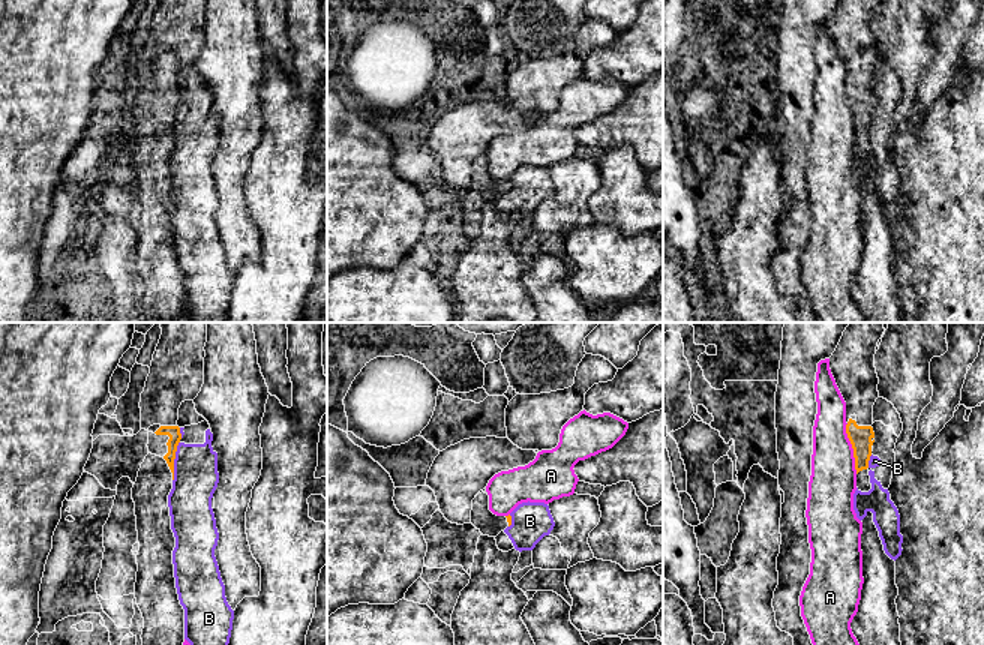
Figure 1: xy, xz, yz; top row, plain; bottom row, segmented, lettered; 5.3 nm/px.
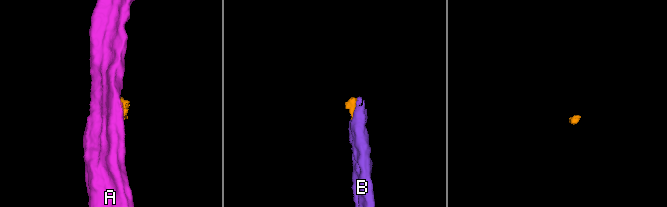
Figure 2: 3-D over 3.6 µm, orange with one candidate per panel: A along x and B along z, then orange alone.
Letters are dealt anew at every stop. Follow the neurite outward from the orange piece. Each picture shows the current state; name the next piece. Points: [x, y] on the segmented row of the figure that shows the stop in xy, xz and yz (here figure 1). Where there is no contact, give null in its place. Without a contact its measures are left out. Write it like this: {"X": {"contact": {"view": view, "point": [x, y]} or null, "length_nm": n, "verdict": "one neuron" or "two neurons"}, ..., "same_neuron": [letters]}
{"A": {"contact": {"view": "yz", "point": [852, 447]}, "length_nm": 280, "verdict": "two neurons"}, "B": {"contact": {"view": "xy", "point": [173, 461]}, "length_nm": 220, "verdict": "two neurons"}, "same_neuron": []}

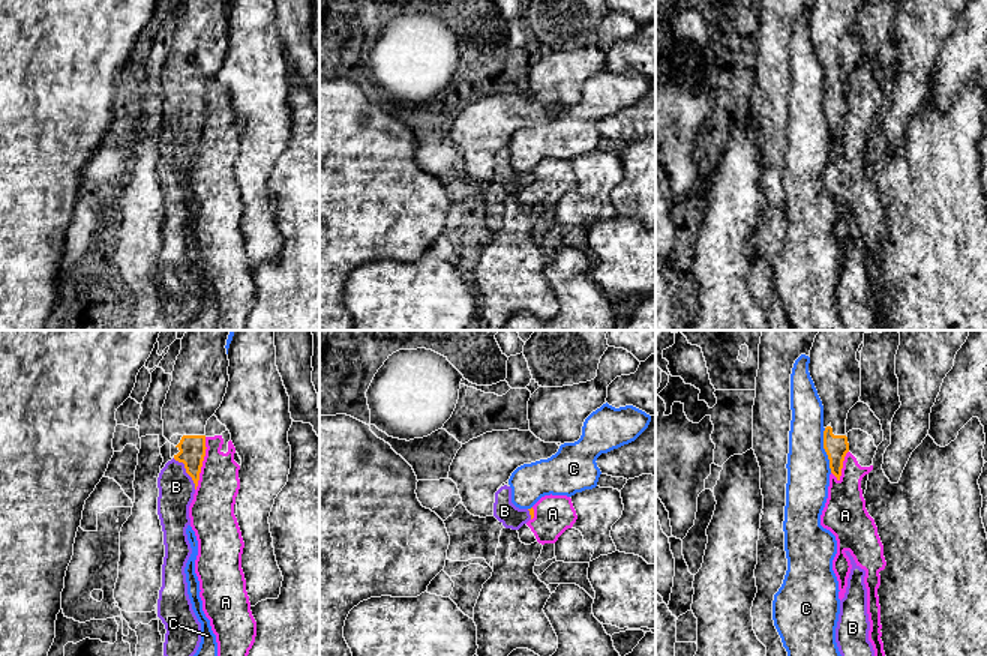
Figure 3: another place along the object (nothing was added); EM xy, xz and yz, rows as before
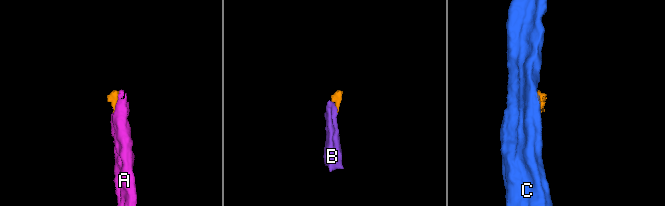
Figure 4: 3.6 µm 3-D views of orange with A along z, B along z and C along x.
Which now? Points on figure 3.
{"A": {"contact": {"view": "xy", "point": [201, 464]}, "length_nm": 300, "verdict": "two neurons"}, "B": {"contact": {"view": "xy", "point": [186, 472]}, "length_nm": 200, "verdict": "one neuron"}, "C": {"contact": {"view": "yz", "point": [825, 451]}, "length_nm": 240, "verdict": "two neurons"}, "same_neuron": ["B"]}

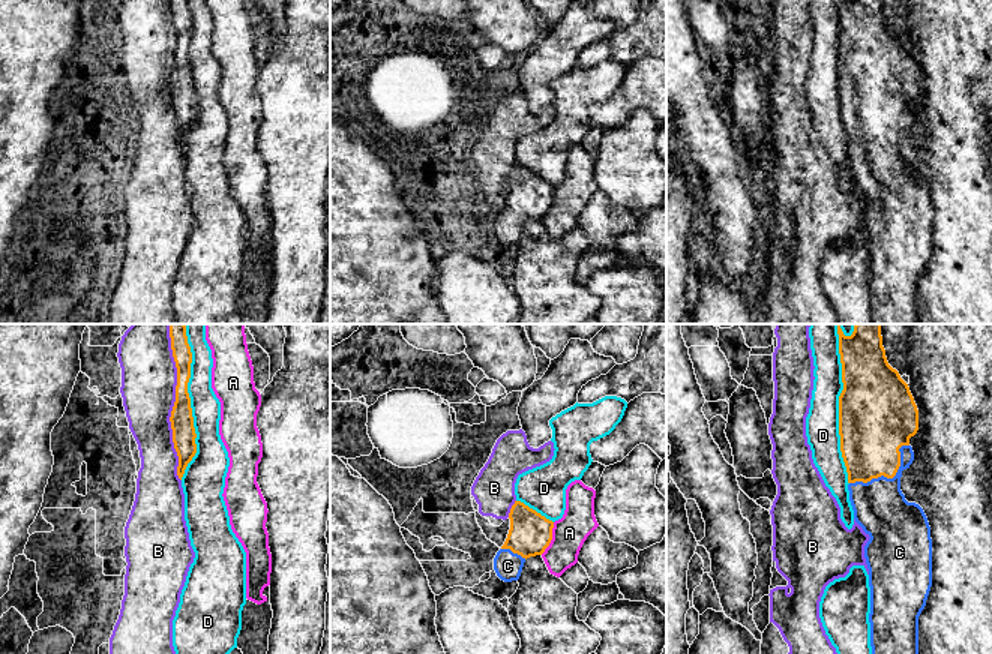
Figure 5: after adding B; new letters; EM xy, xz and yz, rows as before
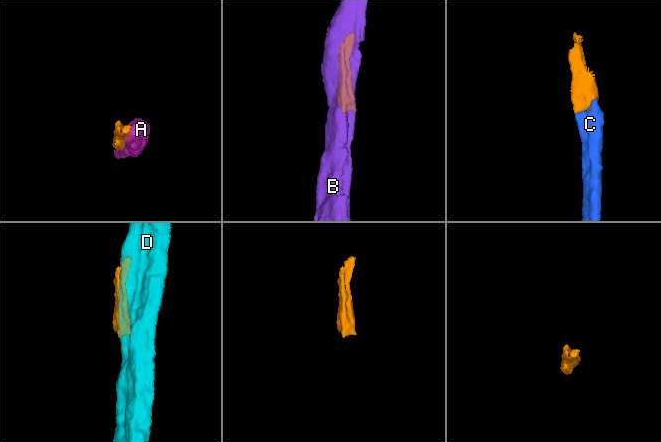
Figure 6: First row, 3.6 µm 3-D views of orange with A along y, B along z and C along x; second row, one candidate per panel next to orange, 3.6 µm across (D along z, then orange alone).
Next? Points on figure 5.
{"A": {"contact": {"view": "xz", "point": [551, 539]}, "length_nm": 190, "verdict": "two neurons"}, "B": {"contact": {"view": "xy", "point": [174, 402]}, "length_nm": 850, "verdict": "two neurons"}, "C": {"contact": {"view": "yz", "point": [889, 477]}, "length_nm": 380, "verdict": "one neuron"}, "D": {"contact": {"view": "yz", "point": [839, 404]}, "length_nm": 850, "verdict": "two neurons"}, "same_neuron": ["C"]}

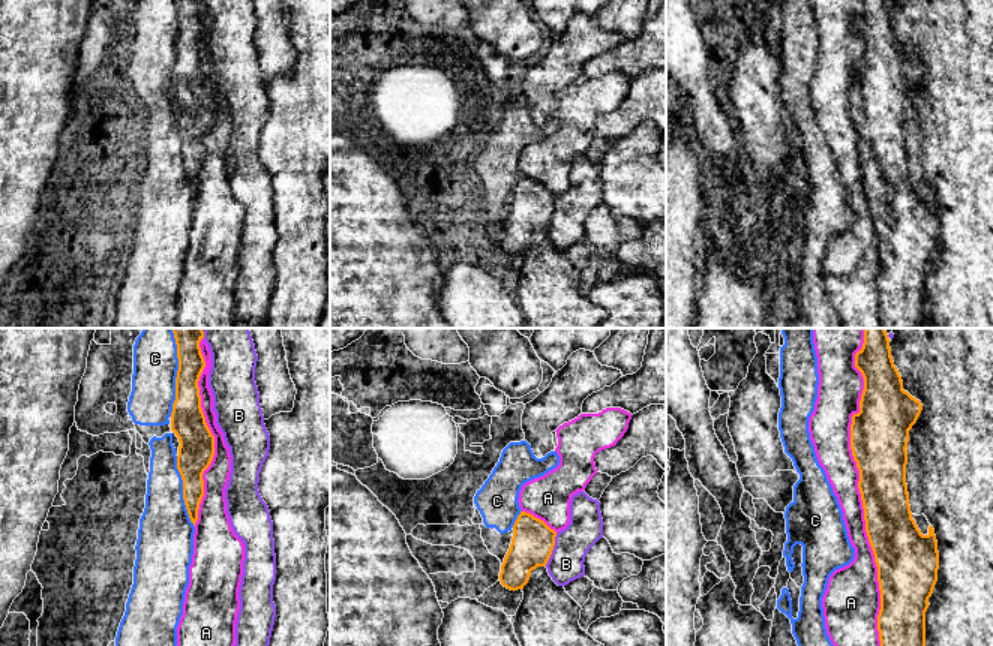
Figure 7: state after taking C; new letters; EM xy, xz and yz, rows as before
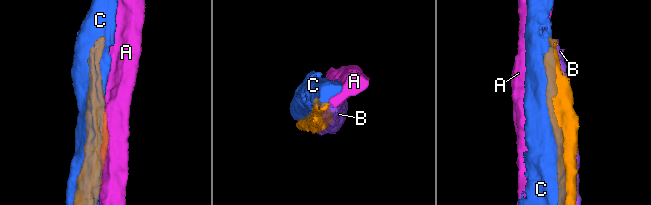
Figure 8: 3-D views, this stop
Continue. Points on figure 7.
{"A": {"contact": {"view": "yz", "point": [858, 486]}, "length_nm": 1700, "verdict": "two neurons"}, "B": {"contact": {"view": "xz", "point": [552, 549]}, "length_nm": 200, "verdict": "two neurons"}, "C": {"contact": {"view": "xy", "point": [177, 372]}, "length_nm": 480, "verdict": "two neurons"}, "same_neuron": []}

